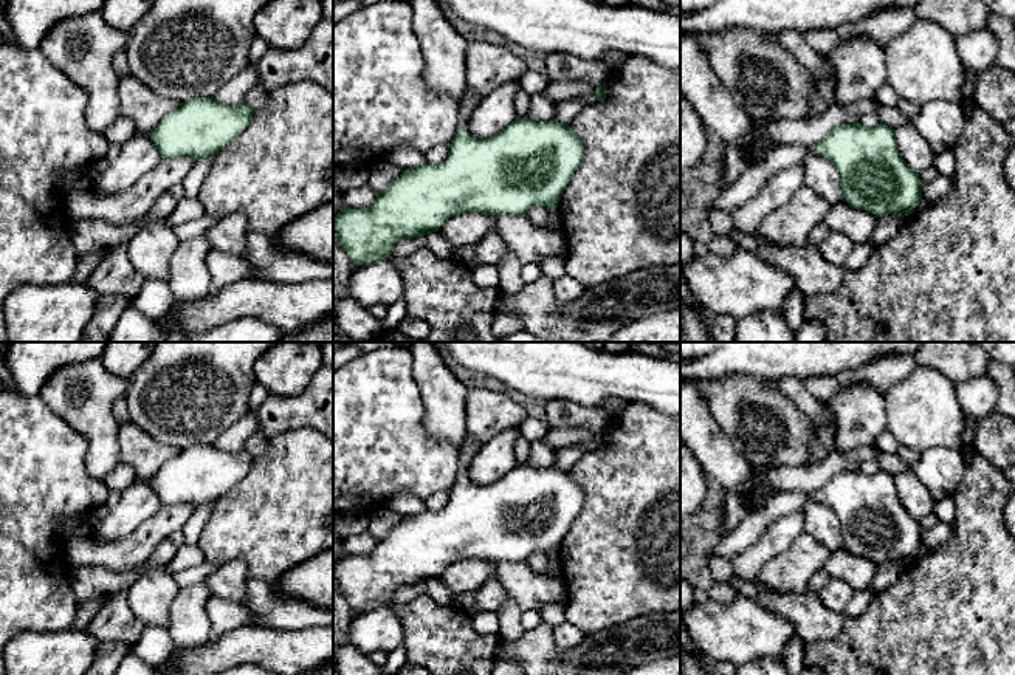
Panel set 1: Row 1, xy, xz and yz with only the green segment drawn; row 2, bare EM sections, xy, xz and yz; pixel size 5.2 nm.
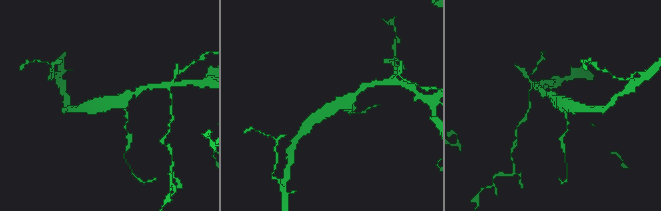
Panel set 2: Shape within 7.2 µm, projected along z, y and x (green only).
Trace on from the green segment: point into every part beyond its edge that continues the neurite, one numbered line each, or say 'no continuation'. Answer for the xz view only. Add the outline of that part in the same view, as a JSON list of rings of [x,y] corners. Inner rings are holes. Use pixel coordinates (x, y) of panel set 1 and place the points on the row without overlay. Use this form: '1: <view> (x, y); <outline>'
1: xz (468, 448); [[[466,437],[463,438],[463,441],[459,446],[459,469],[457,469],[459,478],[466,475],[470,463],[480,447],[482,447],[482,443]]]

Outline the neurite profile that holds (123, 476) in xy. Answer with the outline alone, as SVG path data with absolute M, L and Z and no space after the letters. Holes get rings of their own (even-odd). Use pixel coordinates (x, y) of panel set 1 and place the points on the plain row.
M119 461L116 468L105 475L102 480L104 485L108 488L112 492L122 492L127 489L133 481L136 480L136 474L133 466Z

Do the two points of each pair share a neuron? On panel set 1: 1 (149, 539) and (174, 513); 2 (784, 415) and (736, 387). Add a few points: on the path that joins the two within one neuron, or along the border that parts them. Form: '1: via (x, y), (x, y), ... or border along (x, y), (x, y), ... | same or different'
1: via (155, 533), (169, 519) | same
2: via (772, 414), (766, 414), (749, 400) | same

